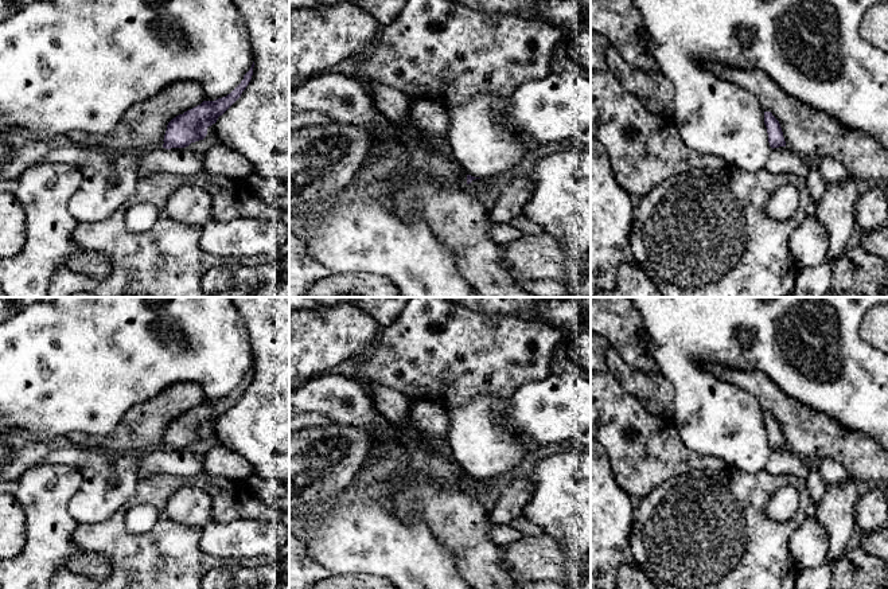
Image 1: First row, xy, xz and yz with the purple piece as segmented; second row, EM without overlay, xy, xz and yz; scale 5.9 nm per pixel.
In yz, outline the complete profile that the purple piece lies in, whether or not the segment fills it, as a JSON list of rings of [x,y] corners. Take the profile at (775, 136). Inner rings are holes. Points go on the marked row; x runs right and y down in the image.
[[[764,112],[764,124],[768,133],[770,147],[772,149],[779,147],[786,147],[780,124],[771,112]]]

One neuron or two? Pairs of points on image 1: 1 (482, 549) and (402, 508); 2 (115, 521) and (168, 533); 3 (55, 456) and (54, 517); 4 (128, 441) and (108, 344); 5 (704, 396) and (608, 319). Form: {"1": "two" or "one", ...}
{"1": "one", "2": "one", "3": "two", "4": "two", "5": "two"}

